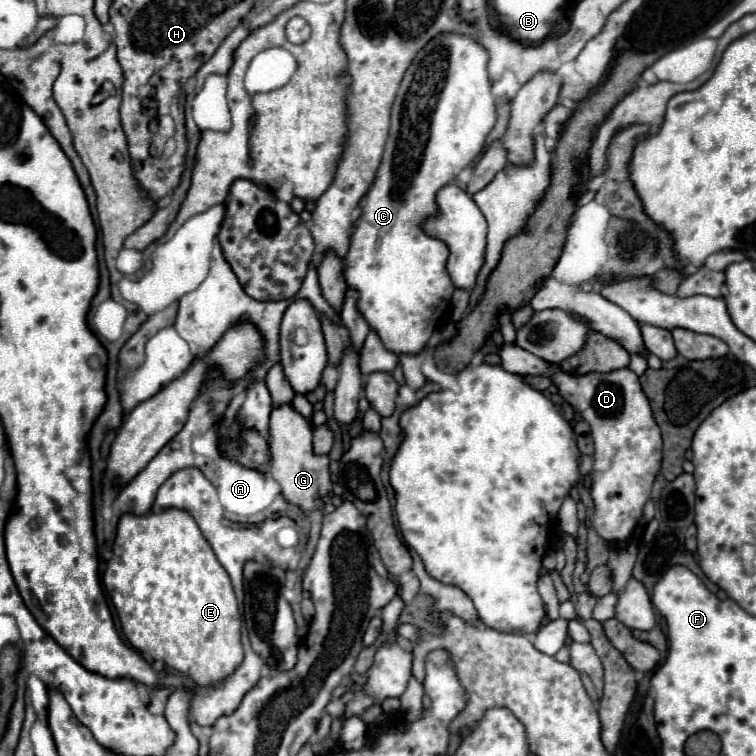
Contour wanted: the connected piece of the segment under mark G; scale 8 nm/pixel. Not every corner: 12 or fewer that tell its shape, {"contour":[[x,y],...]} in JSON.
{"contour":[[292,408],[270,416],[270,476],[286,502],[322,510],[330,456]]}

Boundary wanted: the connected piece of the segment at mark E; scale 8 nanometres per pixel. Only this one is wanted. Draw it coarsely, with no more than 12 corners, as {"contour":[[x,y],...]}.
{"contour":[[186,510],[124,514],[104,572],[124,636],[220,684],[230,576]]}

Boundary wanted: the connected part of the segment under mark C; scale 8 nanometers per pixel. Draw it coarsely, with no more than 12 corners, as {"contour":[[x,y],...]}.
{"contour":[[440,34],[406,70],[346,254],[394,354],[448,316],[422,230],[496,122],[488,52]]}

